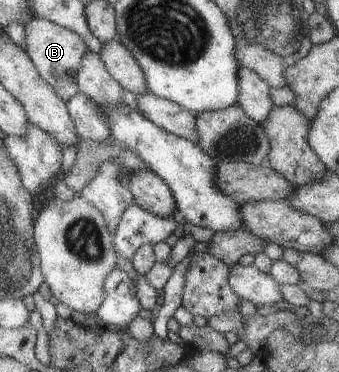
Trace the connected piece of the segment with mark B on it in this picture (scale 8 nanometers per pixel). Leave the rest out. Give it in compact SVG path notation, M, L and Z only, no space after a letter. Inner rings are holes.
M29 19L24 25L25 54L31 60L38 75L54 90L57 98L64 103L78 92L76 74L80 67L86 46L81 37L67 28L60 27L45 19Z

